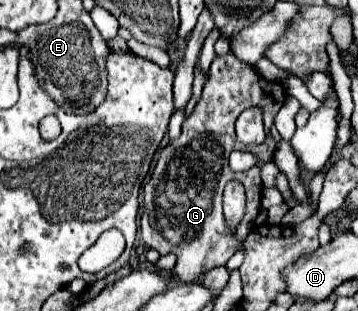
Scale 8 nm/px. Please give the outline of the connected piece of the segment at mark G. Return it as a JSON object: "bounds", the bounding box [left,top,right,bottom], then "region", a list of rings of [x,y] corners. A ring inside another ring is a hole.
{"bounds":[141,52,285,282],"region":[[[231,52],[227,56],[217,56],[209,68],[209,78],[205,80],[203,86],[203,94],[197,102],[197,106],[193,108],[193,112],[189,114],[189,118],[183,122],[181,126],[181,134],[171,140],[157,158],[155,170],[153,174],[147,178],[145,186],[143,186],[143,216],[141,216],[141,238],[143,242],[157,250],[159,254],[175,254],[177,256],[177,264],[173,266],[173,270],[169,272],[169,276],[173,280],[183,280],[183,282],[191,282],[197,280],[199,276],[207,273],[211,269],[226,265],[227,260],[239,250],[241,240],[237,240],[237,236],[233,236],[223,222],[223,188],[229,180],[243,180],[245,192],[247,192],[247,212],[243,216],[243,232],[249,232],[251,226],[249,222],[257,216],[257,212],[261,210],[261,180],[259,180],[259,168],[251,168],[249,172],[233,172],[229,168],[229,154],[235,150],[237,146],[237,136],[235,136],[235,122],[237,116],[245,110],[245,108],[261,108],[263,112],[263,122],[265,122],[265,132],[267,138],[263,144],[259,146],[251,146],[251,152],[255,152],[259,156],[259,160],[273,160],[273,152],[275,152],[275,140],[269,132],[275,114],[279,112],[279,108],[285,102],[285,88],[277,82],[269,82],[263,76],[259,76],[259,72],[249,66],[249,64],[239,64],[239,60],[235,60],[235,56],[231,56]]]}

